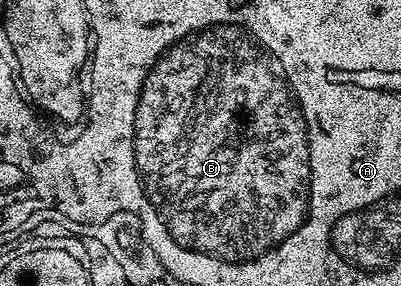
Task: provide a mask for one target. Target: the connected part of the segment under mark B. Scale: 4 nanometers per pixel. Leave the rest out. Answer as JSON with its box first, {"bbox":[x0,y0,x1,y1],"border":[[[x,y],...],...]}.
{"bbox":[134,25,312,265],"border":[[[211,25],[171,45],[160,56],[146,75],[140,92],[140,102],[134,115],[134,151],[136,170],[140,172],[140,182],[144,184],[144,205],[152,209],[152,217],[156,217],[156,221],[160,221],[160,229],[168,233],[168,241],[172,241],[176,249],[184,249],[184,253],[196,253],[196,257],[208,257],[208,261],[220,261],[220,265],[240,265],[261,257],[294,235],[308,216],[308,188],[312,178],[308,162],[308,124],[304,122],[300,104],[292,96],[282,67],[257,38],[244,32],[239,25]]]}

